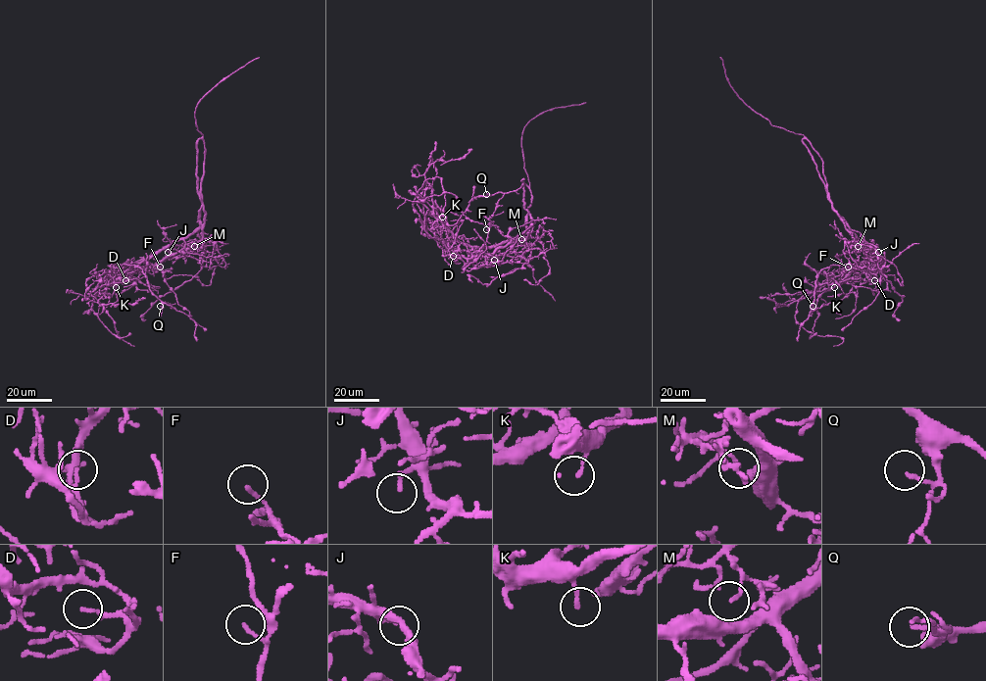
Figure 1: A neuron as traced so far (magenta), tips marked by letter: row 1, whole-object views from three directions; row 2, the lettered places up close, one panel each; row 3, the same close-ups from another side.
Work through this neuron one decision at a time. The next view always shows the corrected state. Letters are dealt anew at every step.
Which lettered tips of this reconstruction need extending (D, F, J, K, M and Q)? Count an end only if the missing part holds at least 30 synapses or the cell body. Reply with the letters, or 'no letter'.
J

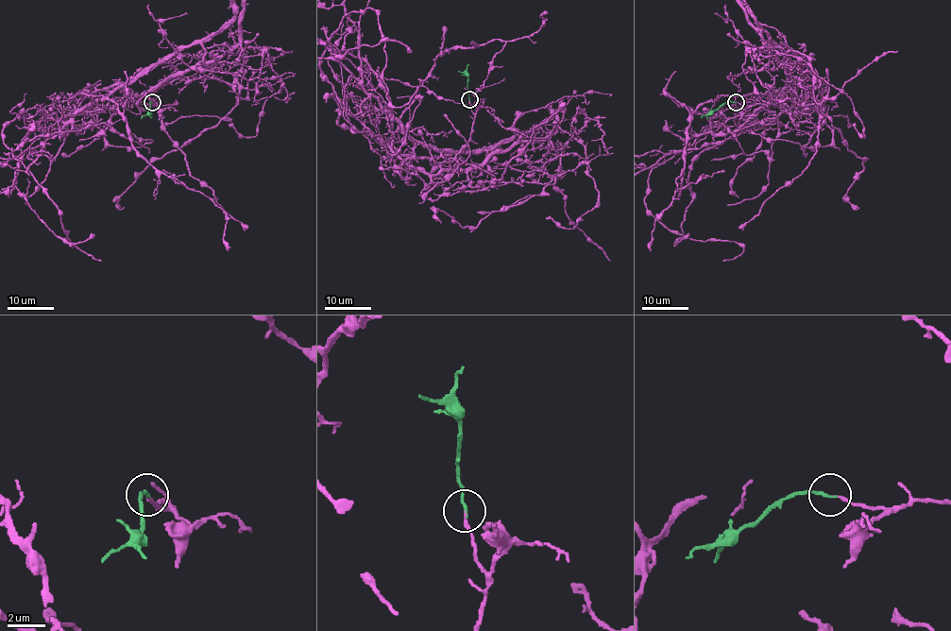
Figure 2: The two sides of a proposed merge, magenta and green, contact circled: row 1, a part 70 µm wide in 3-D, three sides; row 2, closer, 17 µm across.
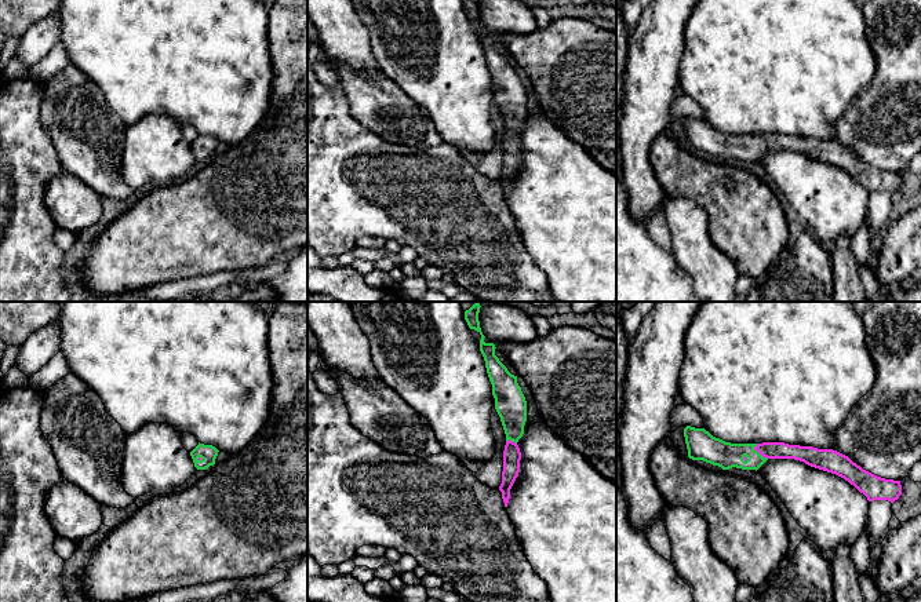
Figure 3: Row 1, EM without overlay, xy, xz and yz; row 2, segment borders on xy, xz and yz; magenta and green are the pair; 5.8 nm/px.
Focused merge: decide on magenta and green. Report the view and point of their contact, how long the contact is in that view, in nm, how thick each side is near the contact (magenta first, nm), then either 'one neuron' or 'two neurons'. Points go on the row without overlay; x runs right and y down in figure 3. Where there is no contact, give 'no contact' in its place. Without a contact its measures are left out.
yz (758, 143) | 120 nm | 100/160 nm | one neuron

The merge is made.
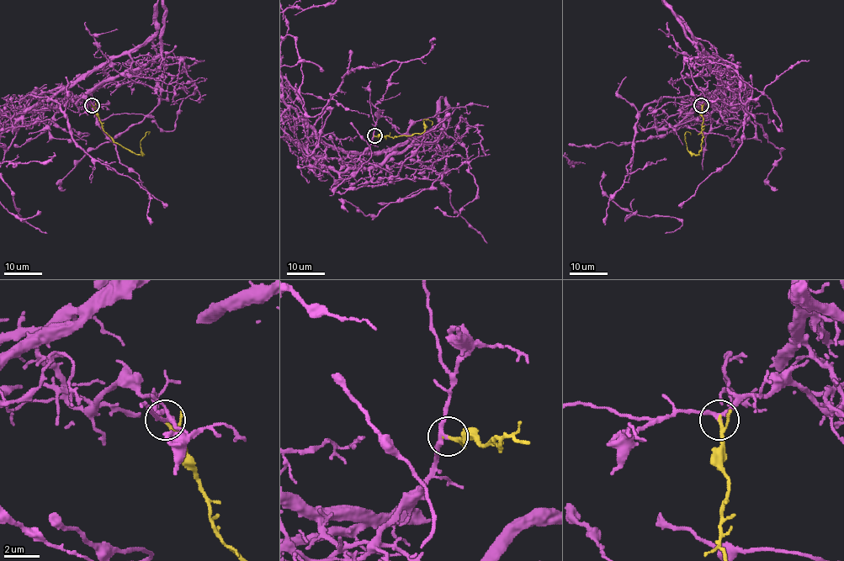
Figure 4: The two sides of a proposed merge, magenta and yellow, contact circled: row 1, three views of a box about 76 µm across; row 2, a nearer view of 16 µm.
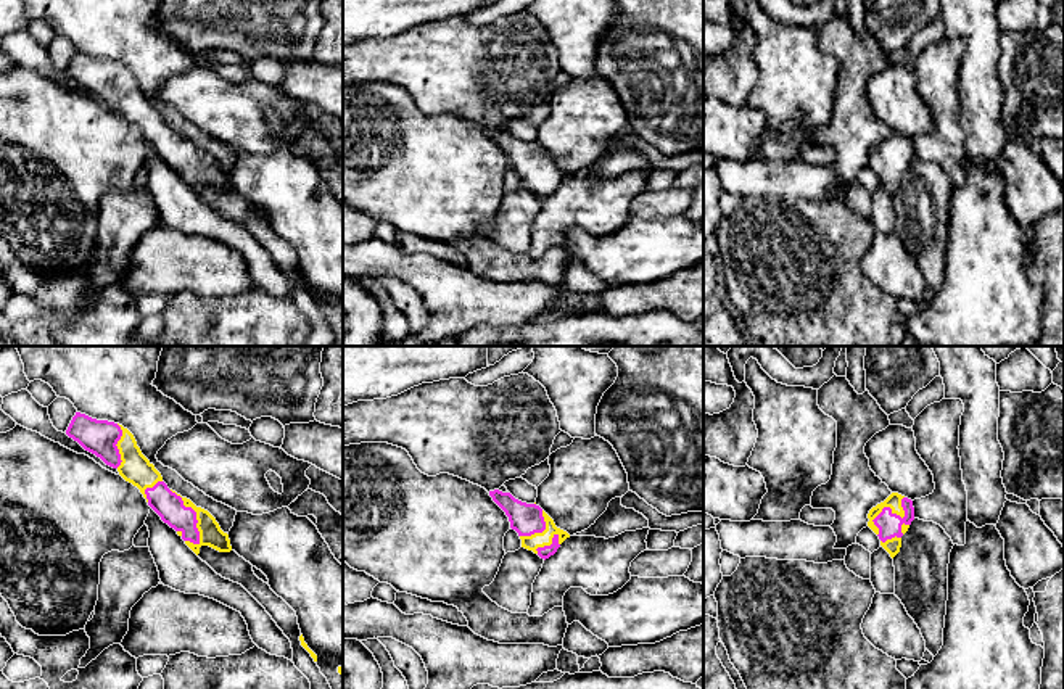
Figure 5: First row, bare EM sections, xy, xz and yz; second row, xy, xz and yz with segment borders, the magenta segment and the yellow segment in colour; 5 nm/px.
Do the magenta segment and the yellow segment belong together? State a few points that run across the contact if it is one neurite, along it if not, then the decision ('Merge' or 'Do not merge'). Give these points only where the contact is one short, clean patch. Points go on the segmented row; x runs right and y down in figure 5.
Merge

